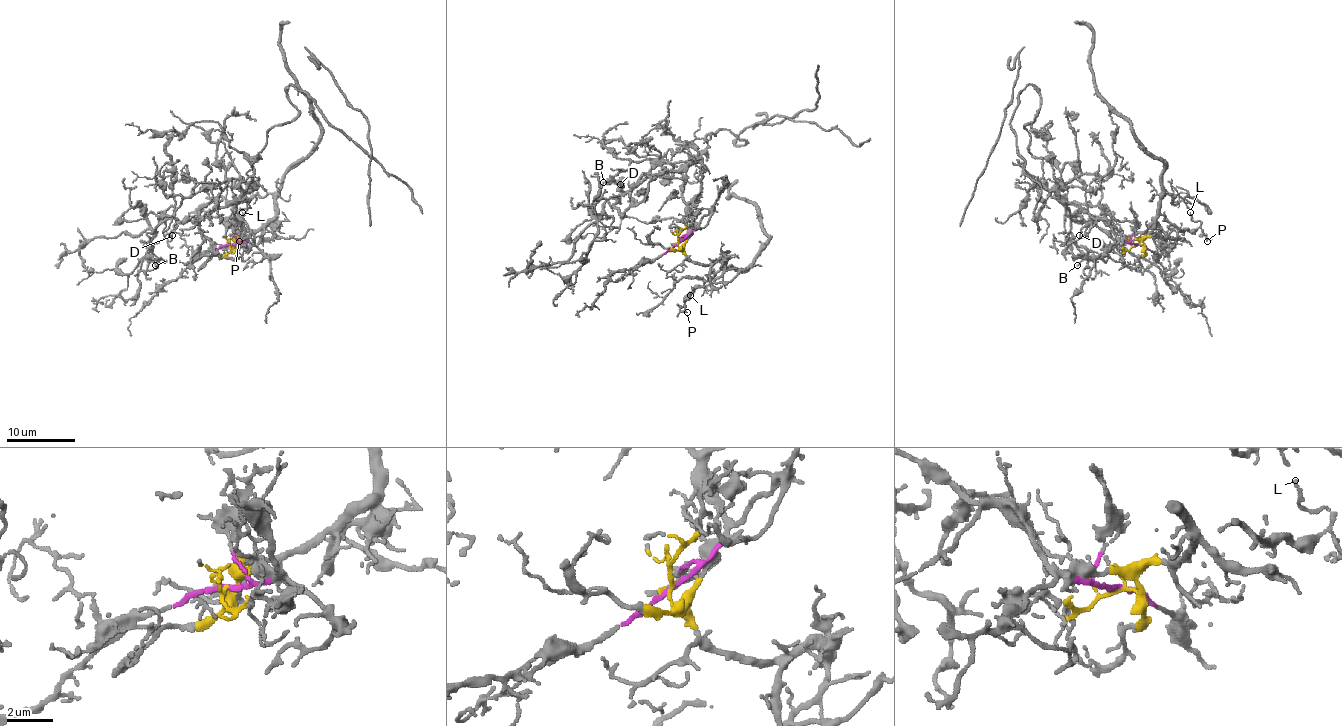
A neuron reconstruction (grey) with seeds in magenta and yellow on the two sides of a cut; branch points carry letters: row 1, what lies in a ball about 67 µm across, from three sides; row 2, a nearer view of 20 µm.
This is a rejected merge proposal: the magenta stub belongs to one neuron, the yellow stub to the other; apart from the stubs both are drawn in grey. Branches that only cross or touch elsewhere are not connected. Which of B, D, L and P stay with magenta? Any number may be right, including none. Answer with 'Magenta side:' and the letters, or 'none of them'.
Magenta side: B, D

